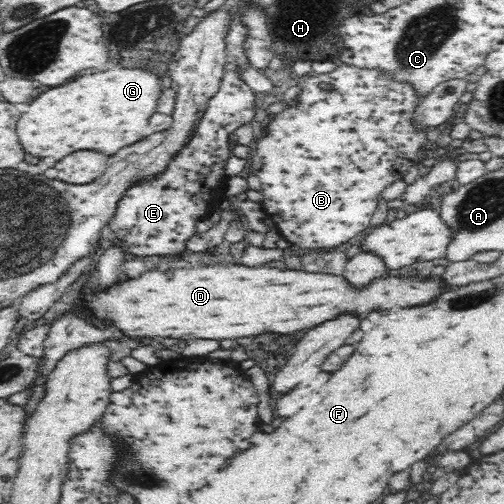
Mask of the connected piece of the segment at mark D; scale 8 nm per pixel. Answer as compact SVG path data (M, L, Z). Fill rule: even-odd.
M206 266L206 268L178 268L166 272L146 272L140 278L120 282L112 286L108 292L96 294L88 308L92 316L98 320L106 318L110 324L120 328L128 336L140 338L178 338L178 340L234 340L244 336L258 336L264 332L278 332L278 334L294 334L304 328L314 328L324 324L326 320L338 318L340 314L356 314L358 318L366 318L368 312L382 312L382 310L400 310L430 304L446 290L446 284L434 278L406 278L406 276L388 276L370 282L364 288L354 288L344 276L334 274L314 274L314 272L300 272L300 270L278 270L278 268L250 268L250 266Z

